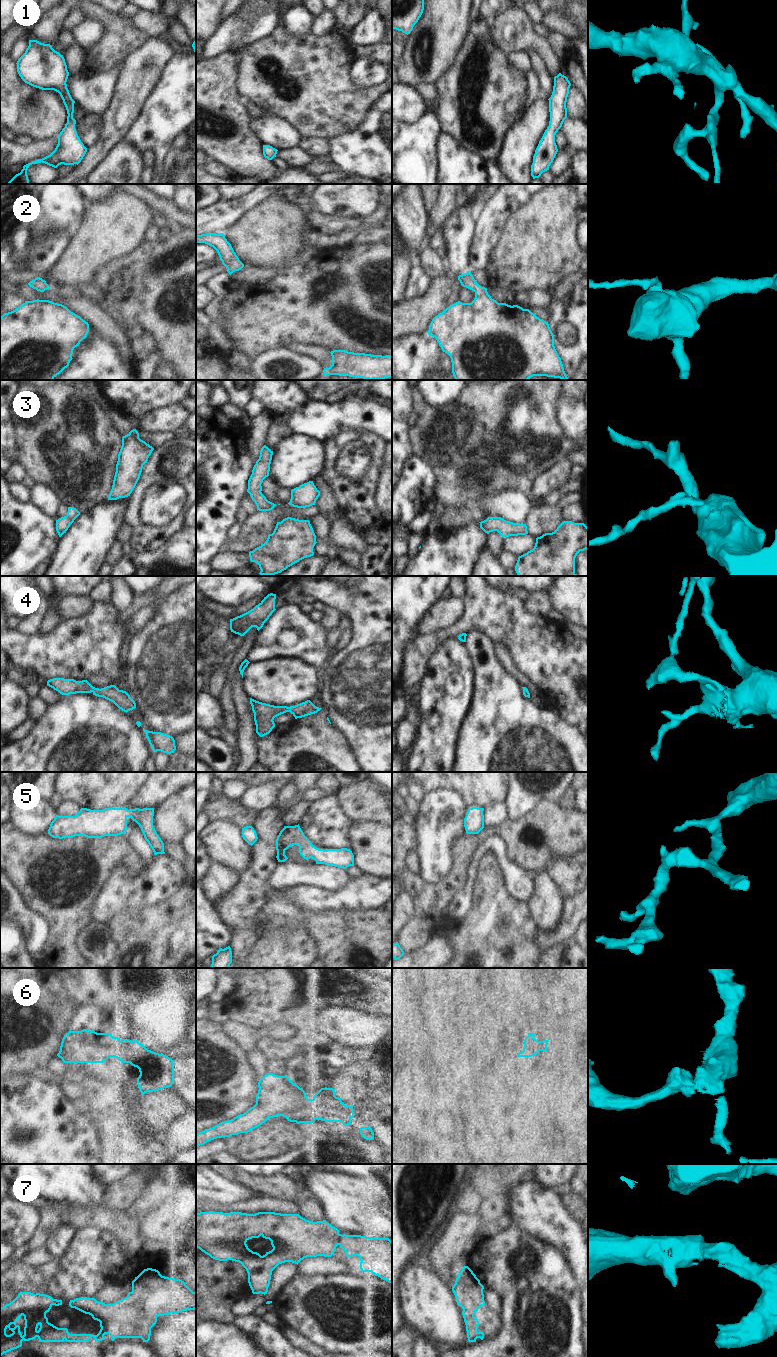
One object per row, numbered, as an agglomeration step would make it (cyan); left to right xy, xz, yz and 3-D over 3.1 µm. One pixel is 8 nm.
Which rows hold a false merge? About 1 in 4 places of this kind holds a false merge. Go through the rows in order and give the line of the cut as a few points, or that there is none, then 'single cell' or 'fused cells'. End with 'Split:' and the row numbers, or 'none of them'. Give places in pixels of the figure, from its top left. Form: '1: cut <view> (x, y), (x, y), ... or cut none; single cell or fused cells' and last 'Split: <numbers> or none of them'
1: cut none; single cell
2: cut none; single cell
3: cut none; single cell
4: cut none; single cell
5: cut none; single cell
6: cut none; single cell
7: cut none; single cell
Split: none of them

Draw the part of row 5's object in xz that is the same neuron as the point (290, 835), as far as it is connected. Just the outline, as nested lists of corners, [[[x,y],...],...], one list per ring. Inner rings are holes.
[[[299,824],[284,826],[277,836],[276,858],[278,862],[285,862],[288,859],[285,851],[293,845],[299,846],[299,853],[304,859],[312,858],[316,861],[316,864],[325,864],[343,869],[354,866],[354,855],[350,849],[319,849],[304,835]]]

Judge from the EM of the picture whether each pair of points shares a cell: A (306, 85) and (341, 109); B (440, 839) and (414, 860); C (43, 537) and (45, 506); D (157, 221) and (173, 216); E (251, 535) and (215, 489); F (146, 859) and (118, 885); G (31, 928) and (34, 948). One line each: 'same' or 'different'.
A: same
B: different
C: different
D: different
E: different
F: different
G: same

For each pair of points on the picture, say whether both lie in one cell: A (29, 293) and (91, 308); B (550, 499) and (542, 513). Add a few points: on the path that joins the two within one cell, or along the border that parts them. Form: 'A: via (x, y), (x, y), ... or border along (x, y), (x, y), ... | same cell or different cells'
A: via (44, 295), (53, 295), (60, 300), (76, 305) | same cell
B: border along (558, 503), (543, 504) | different cells

